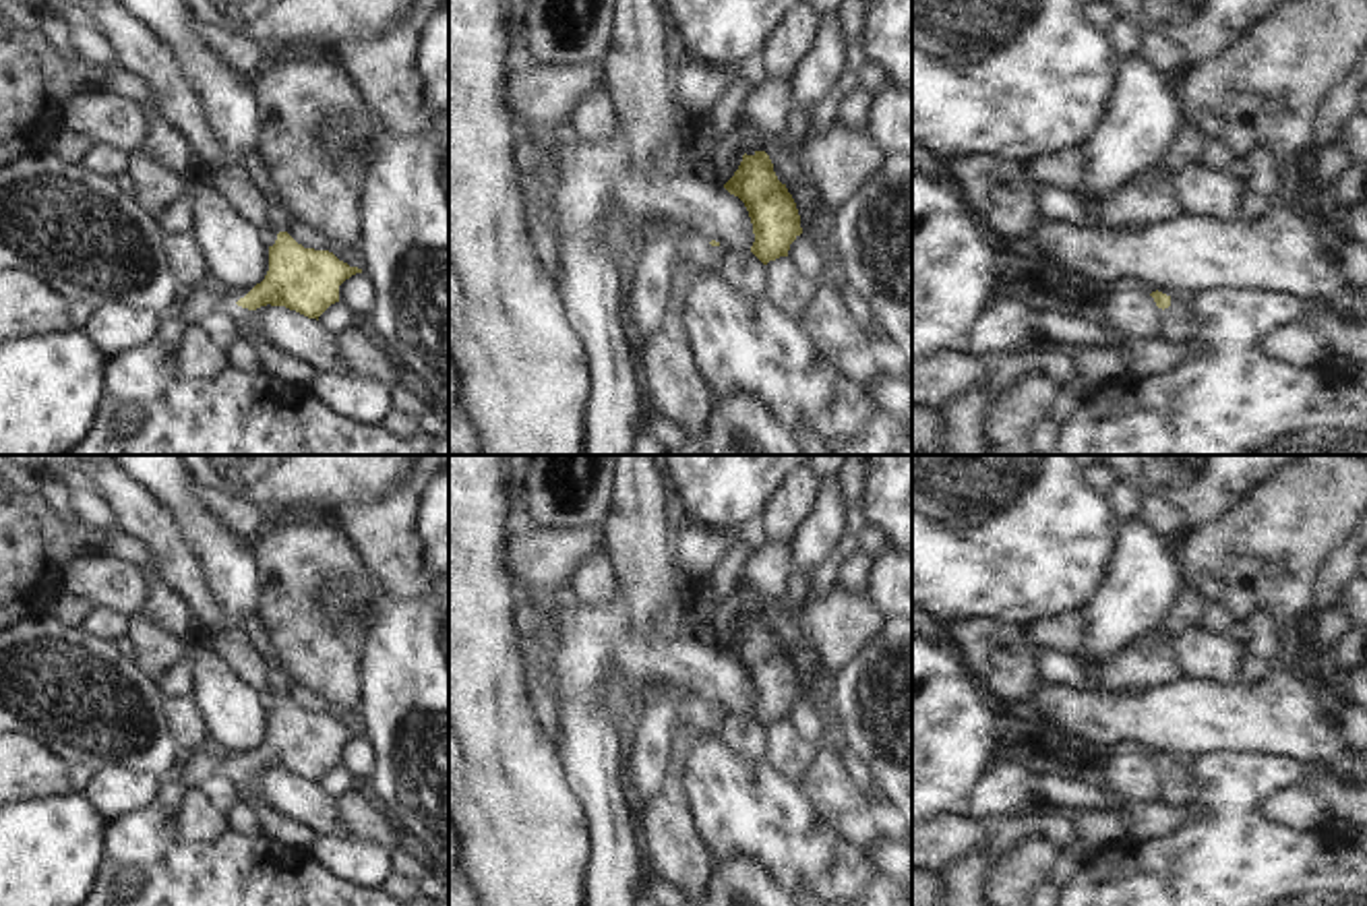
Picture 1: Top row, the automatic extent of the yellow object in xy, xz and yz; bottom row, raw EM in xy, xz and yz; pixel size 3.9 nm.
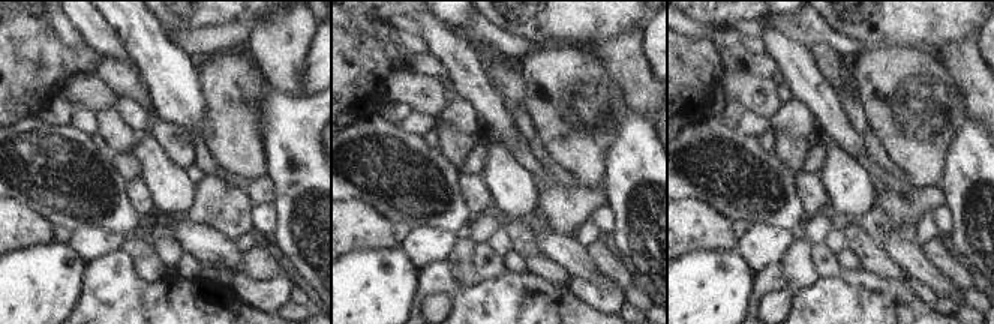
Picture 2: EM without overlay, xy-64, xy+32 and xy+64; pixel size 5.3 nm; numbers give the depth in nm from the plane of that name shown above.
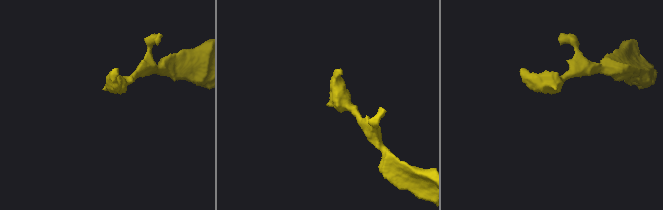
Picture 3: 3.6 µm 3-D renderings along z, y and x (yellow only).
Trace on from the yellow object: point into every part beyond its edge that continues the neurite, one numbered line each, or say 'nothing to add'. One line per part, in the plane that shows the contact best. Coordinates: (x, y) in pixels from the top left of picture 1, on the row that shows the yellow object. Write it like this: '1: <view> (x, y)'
1: xy (280, 365)

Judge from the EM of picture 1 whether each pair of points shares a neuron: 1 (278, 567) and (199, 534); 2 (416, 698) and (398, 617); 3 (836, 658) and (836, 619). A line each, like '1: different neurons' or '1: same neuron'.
1: different neurons
2: same neuron
3: same neuron

